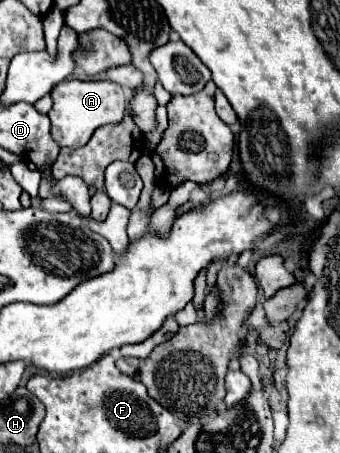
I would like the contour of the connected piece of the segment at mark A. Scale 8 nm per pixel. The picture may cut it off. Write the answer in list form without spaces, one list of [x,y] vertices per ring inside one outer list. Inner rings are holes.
[[[63,81],[53,91],[53,107],[49,111],[51,135],[61,147],[83,147],[97,127],[117,125],[127,113],[127,95],[121,85],[105,81]]]

